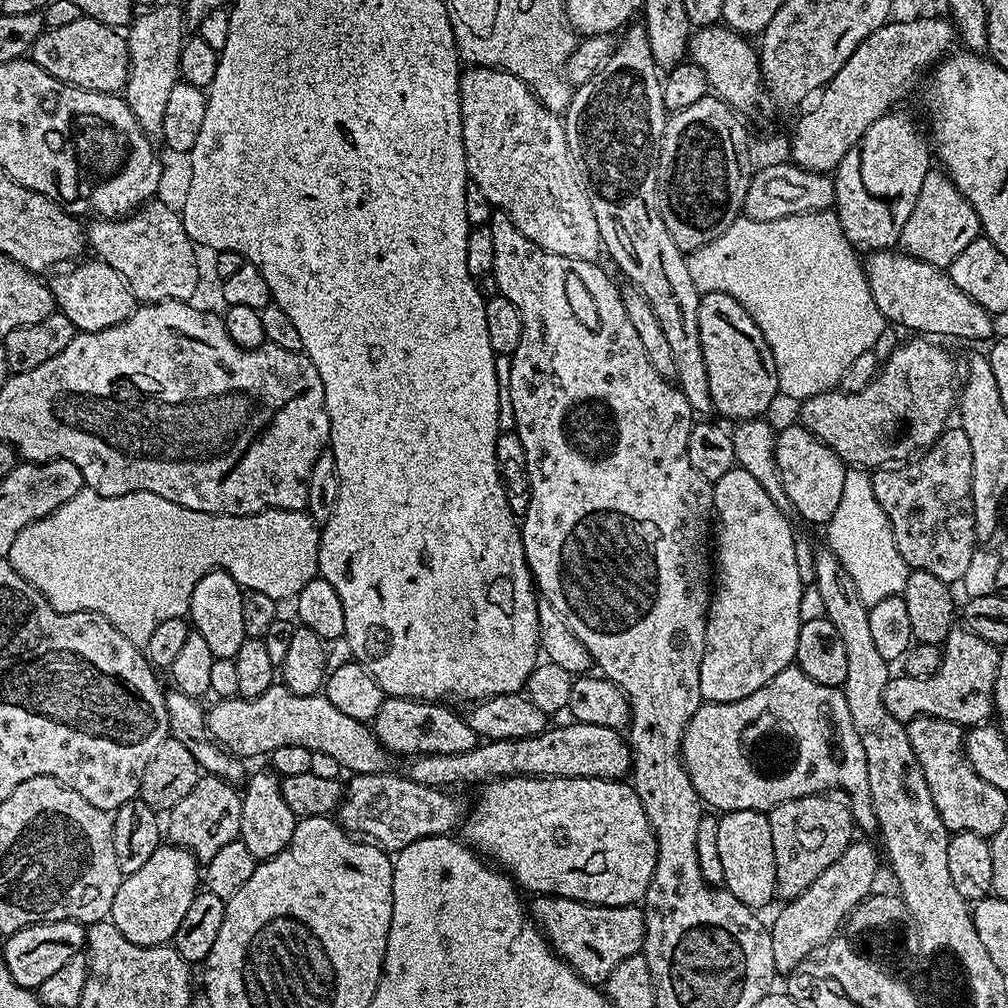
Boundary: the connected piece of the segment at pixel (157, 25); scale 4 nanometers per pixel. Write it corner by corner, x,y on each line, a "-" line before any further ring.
164,4
161,8
152,8
132,20
126,32
128,42
128,84
122,93
124,100
136,119
136,125
148,142
159,141
162,137
162,114
166,114
166,102
170,98
170,90
180,80
180,47
184,44
186,33
184,18
179,7

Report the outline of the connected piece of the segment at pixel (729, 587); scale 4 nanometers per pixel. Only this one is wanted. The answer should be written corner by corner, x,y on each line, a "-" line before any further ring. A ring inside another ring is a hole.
734,466
722,478
718,478
712,484
712,511
714,513
714,587
710,592
708,605
708,621
706,622
706,642
702,654
702,666
700,667
700,694
709,704
735,705
736,700
744,700
747,696
755,694
759,688
768,688
773,678
783,668
789,667
795,661
796,647
798,646
798,634
800,633
800,603
805,584
802,578
798,578
798,565
794,563
794,542
797,537
792,533
792,524
787,520
785,509
774,506
774,498
762,490
762,482
758,482
746,470

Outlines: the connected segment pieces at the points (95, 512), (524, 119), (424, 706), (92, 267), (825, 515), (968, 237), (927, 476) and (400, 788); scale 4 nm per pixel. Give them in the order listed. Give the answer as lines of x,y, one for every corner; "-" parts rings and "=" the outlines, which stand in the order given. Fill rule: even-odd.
84,487
81,492
74,494
70,502
58,506
56,510
43,516
41,520
35,520
26,526
14,538
14,546
10,546
7,561
13,570
20,574
26,582
37,589
48,600
48,605
56,612
97,612
99,616
110,621
117,630
125,636
130,643
143,646
154,634
154,629
166,618
178,618
188,616
190,598
194,594
194,586
202,582
206,574
214,571
228,572
234,582
238,582
241,588
247,590
262,590
262,594
270,594
278,602
284,599
294,598
306,586
306,582
317,579
320,567
318,566
318,546
320,545
320,528
307,511
283,512
281,508
267,508
264,512
258,512
255,516
215,516
209,512
190,510
186,506
178,506
178,502
166,502
166,498
158,498
158,494
149,492
131,492
121,496
100,496
=
479,66
465,67
460,73
460,117
462,118
462,138
464,139
466,162
468,163
471,183
487,198
493,209
506,213
512,220
512,225
542,250
546,250
550,254
562,254
566,258
595,261
597,259
596,255
601,255
602,252
598,222
594,219
594,210
590,206
590,198
588,197
588,191
584,188
584,182
580,179
571,156
568,155
568,143
564,133
563,119
557,113
549,110
536,96
536,93
528,87
528,84
522,82
514,74
504,72
501,68
482,68
=
389,696
383,702
382,716
376,716
378,722
378,730
376,736
382,736
388,744
390,744
390,752
393,755
402,754
407,758
415,758
422,756
422,750
426,750
428,756
434,754
466,754
466,750
474,750
478,740
470,740
470,729
468,729
468,742
464,744
464,728
468,725
463,715
452,720
452,732
450,732
450,742
452,748
444,748
444,736
442,736
442,728
444,728
444,720
440,711
445,705
440,702
429,702
426,700
413,700
411,696
=
95,258
83,260
53,271
52,280
47,281
48,289
56,299
58,311
70,318
77,332
97,332
121,324
138,306
136,295
130,290
126,278
122,278
114,266
106,266
106,262
=
796,422
776,432
776,444
772,449
786,498
790,498
792,503
791,511
797,512
802,519
812,524
828,525
842,498
842,482
846,471
844,461
838,458
838,454
834,454
834,450
830,450
830,446
823,444
=
929,170
926,178
922,178
922,190
918,190
918,202
914,202
914,210
910,210
910,218
906,218
906,226
900,231
899,247
903,255
912,256
915,260
947,270
981,235
980,219
976,211
964,195
954,186
954,182
943,170
=
949,426
944,433
915,458
899,466
877,468
871,473
874,498
886,514
892,527
898,554
902,554
909,569
940,576
952,568
952,564
963,565
964,532
966,536
966,506
972,502
972,467
974,458
970,454
970,438
958,426
=
361,772
351,777
338,808
338,820
345,832
395,854
410,846
410,842
418,842
427,836
455,833
455,828
467,816
469,819
470,804
460,796
451,796
451,791
419,784
404,774
388,775
384,772

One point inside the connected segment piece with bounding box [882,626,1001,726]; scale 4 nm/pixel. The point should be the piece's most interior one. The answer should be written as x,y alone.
960,690

